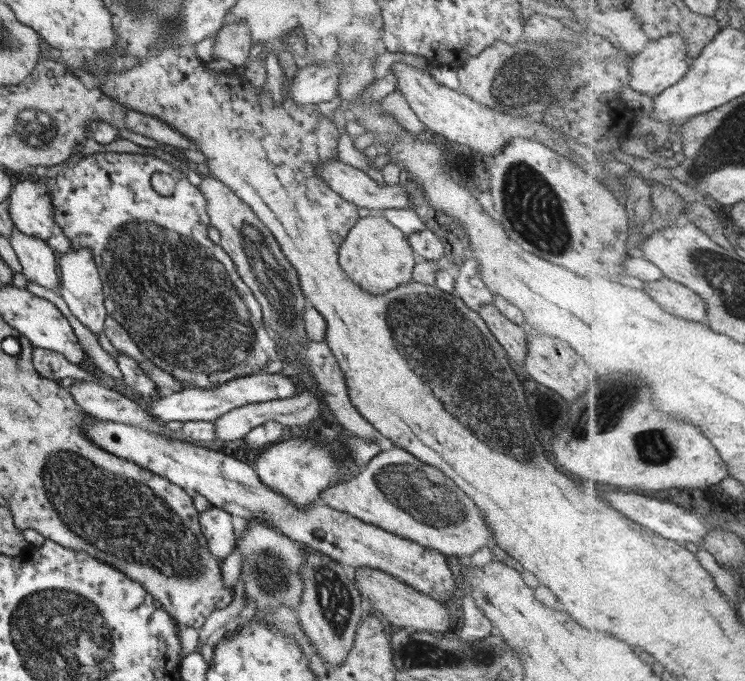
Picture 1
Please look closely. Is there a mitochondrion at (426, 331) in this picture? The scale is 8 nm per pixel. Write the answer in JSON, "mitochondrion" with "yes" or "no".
{"mitochondrion":"yes"}

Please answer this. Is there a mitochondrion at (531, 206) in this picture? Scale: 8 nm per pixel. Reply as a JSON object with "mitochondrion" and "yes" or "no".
{"mitochondrion":"yes"}

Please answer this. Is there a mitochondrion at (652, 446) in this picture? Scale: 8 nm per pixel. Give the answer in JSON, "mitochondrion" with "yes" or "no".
{"mitochondrion":"yes"}

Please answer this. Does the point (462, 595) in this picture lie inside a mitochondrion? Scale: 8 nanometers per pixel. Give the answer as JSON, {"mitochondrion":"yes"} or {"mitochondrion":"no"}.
{"mitochondrion":"no"}

